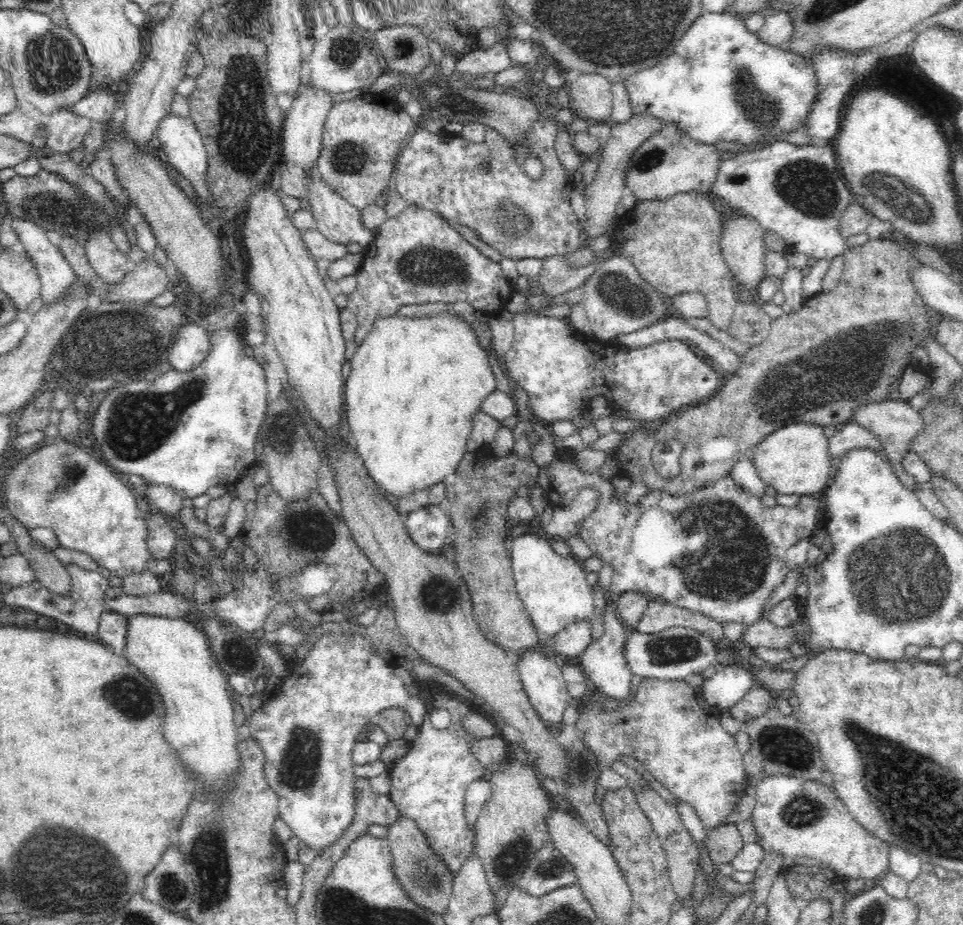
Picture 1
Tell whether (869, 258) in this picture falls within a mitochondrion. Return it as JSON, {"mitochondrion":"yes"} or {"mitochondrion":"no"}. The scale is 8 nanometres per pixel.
{"mitochondrion":"no"}

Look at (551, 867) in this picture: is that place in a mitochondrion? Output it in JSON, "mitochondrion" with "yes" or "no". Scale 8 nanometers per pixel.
{"mitochondrion":"yes"}

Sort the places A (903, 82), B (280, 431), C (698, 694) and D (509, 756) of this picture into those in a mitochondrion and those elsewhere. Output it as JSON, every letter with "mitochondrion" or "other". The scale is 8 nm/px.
{"A":"other","B":"mitochondrion","C":"other","D":"other"}

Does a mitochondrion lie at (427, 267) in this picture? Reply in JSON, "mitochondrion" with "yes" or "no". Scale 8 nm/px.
{"mitochondrion":"yes"}

